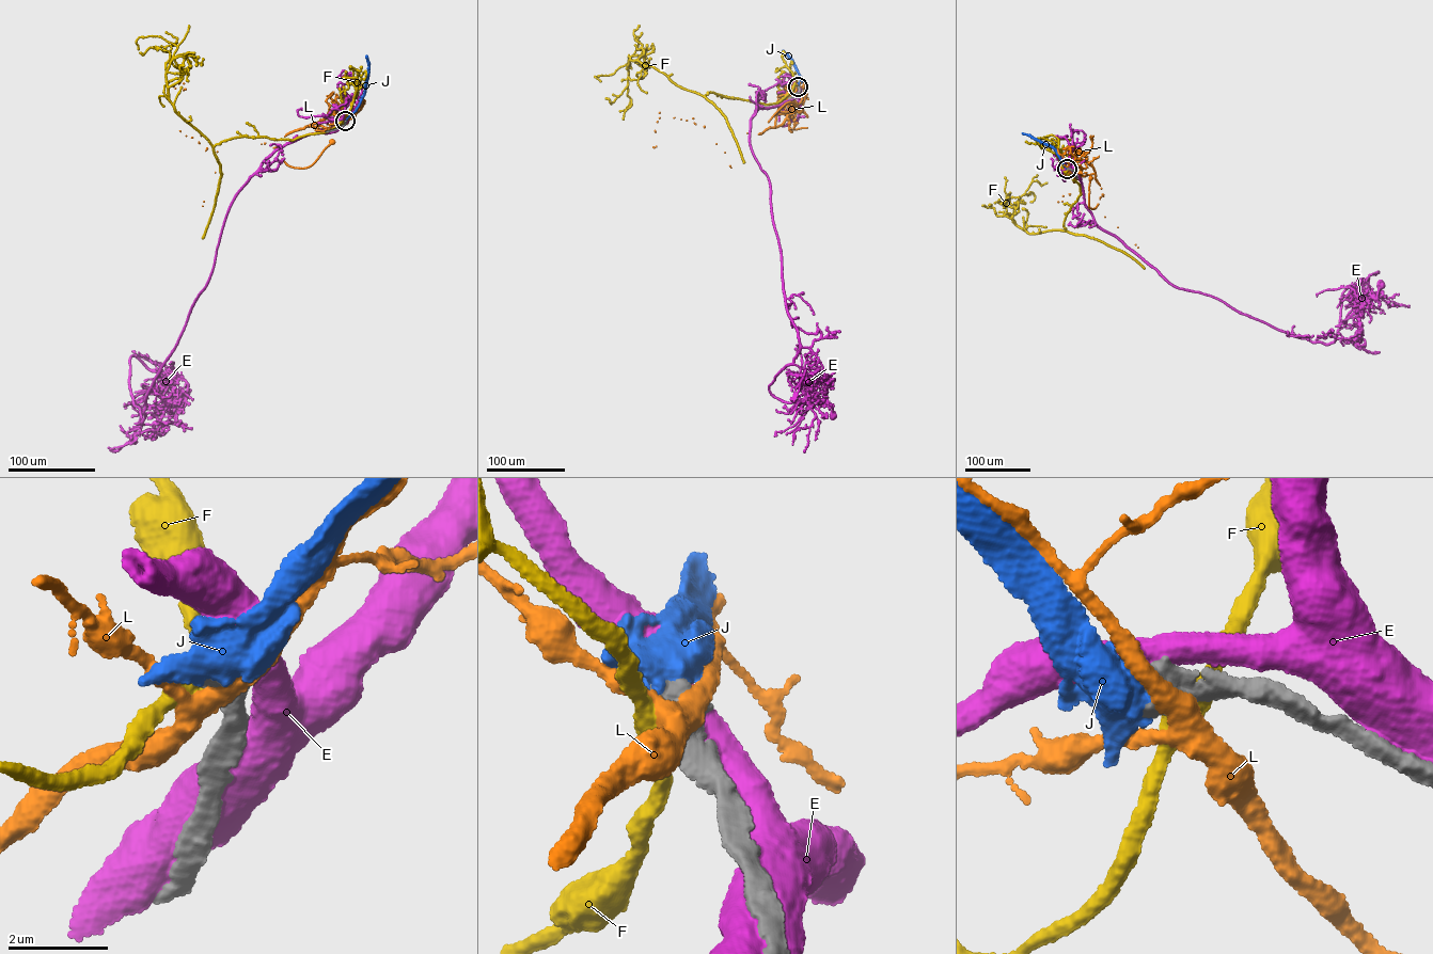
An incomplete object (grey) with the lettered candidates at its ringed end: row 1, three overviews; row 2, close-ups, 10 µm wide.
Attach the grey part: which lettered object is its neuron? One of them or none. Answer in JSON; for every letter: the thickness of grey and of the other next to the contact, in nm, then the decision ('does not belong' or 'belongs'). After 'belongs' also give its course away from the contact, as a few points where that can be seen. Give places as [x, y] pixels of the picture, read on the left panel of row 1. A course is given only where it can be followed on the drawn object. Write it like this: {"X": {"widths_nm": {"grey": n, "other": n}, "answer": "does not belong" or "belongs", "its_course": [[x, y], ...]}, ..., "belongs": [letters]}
{"E": {"widths_nm": {"grey": 750, "other": 550}, "answer": "does not belong"}, "F": {"widths_nm": {"grey": 800, "other": 460}, "answer": "does not belong"}, "J": {"widths_nm": {"grey": 750, "other": 500}, "answer": "belongs", "its_course": [[345, 121], [356, 111], [365, 90], [368, 68], [366, 56]]}, "L": {"widths_nm": {"grey": 800, "other": 420}, "answer": "does not belong"}, "belongs": ["J"]}

